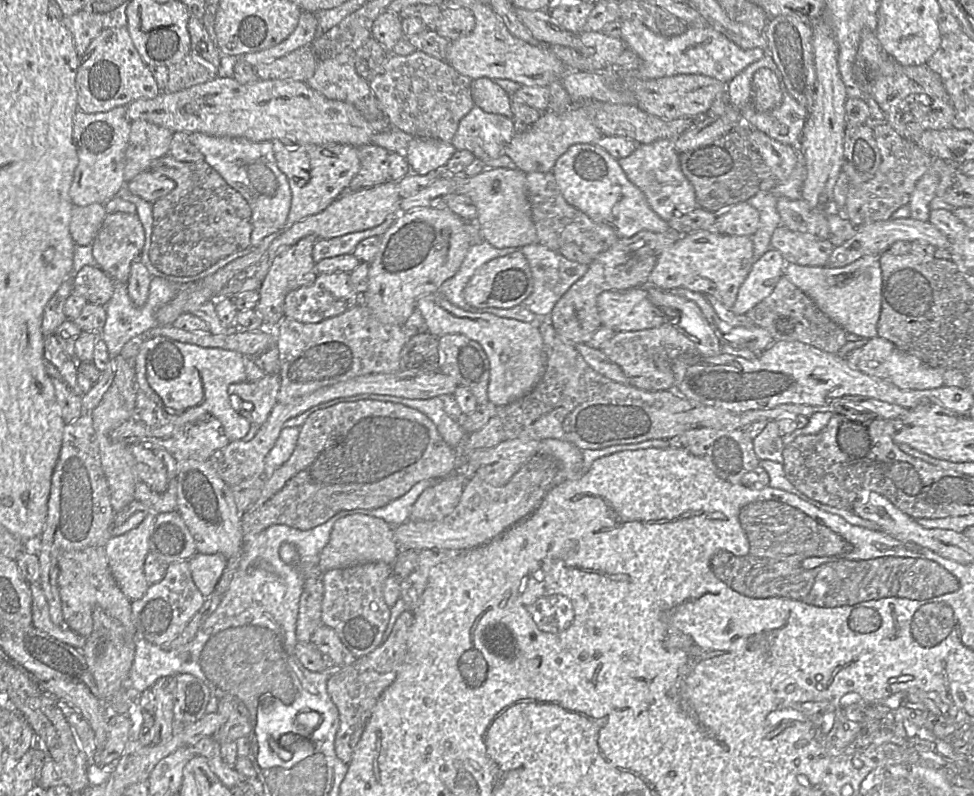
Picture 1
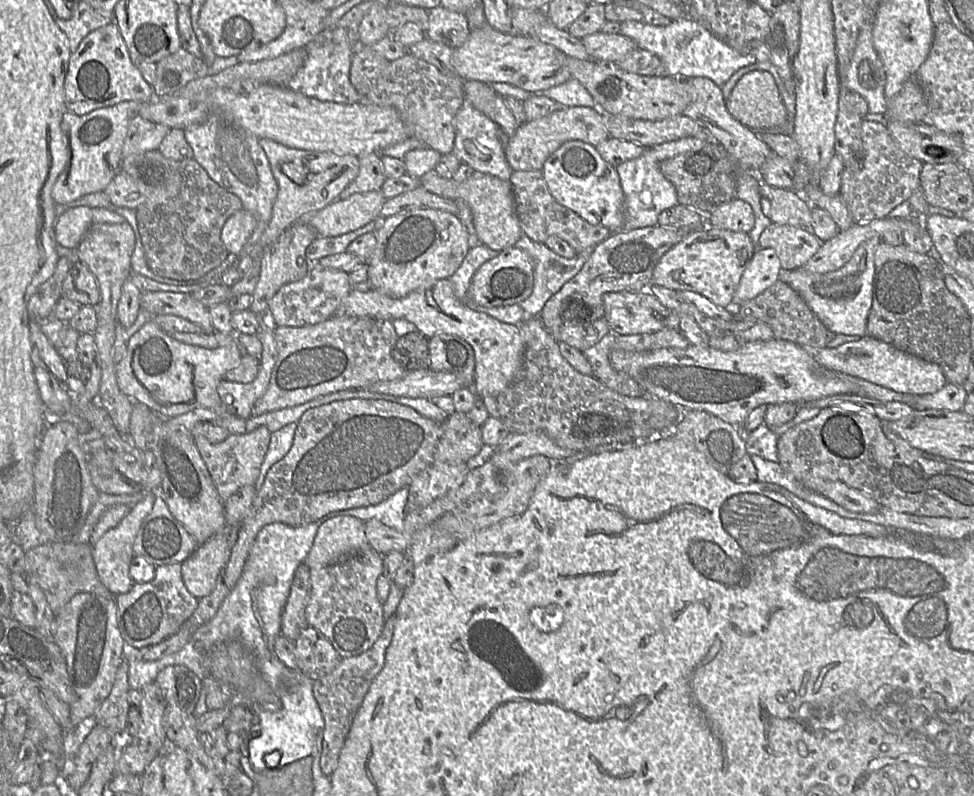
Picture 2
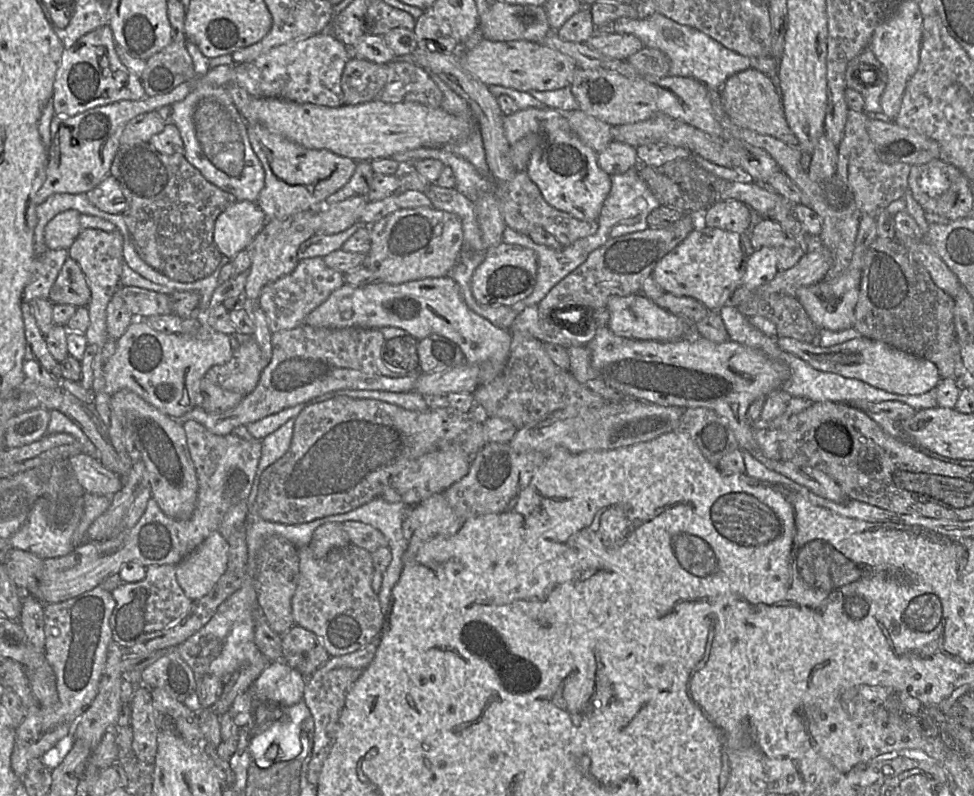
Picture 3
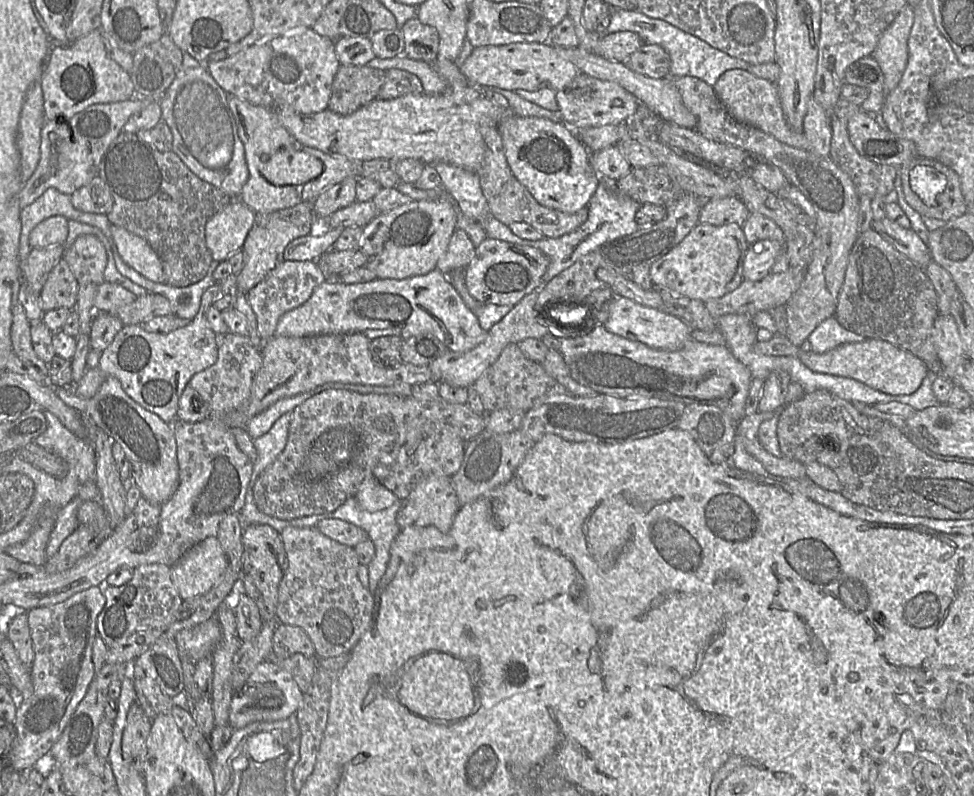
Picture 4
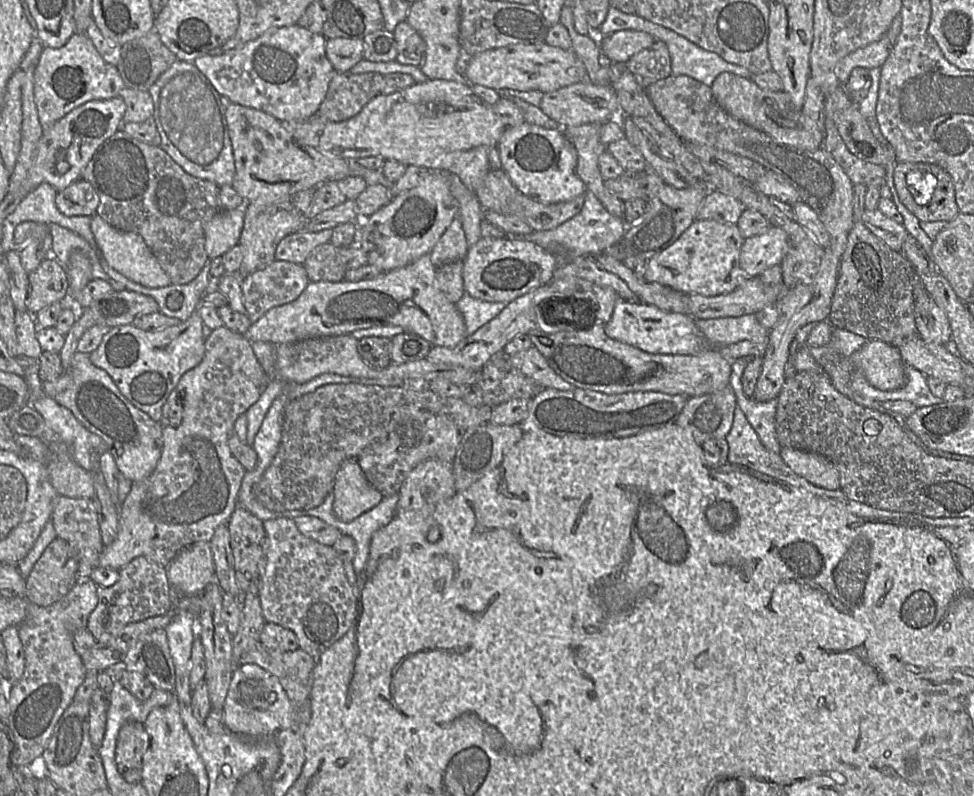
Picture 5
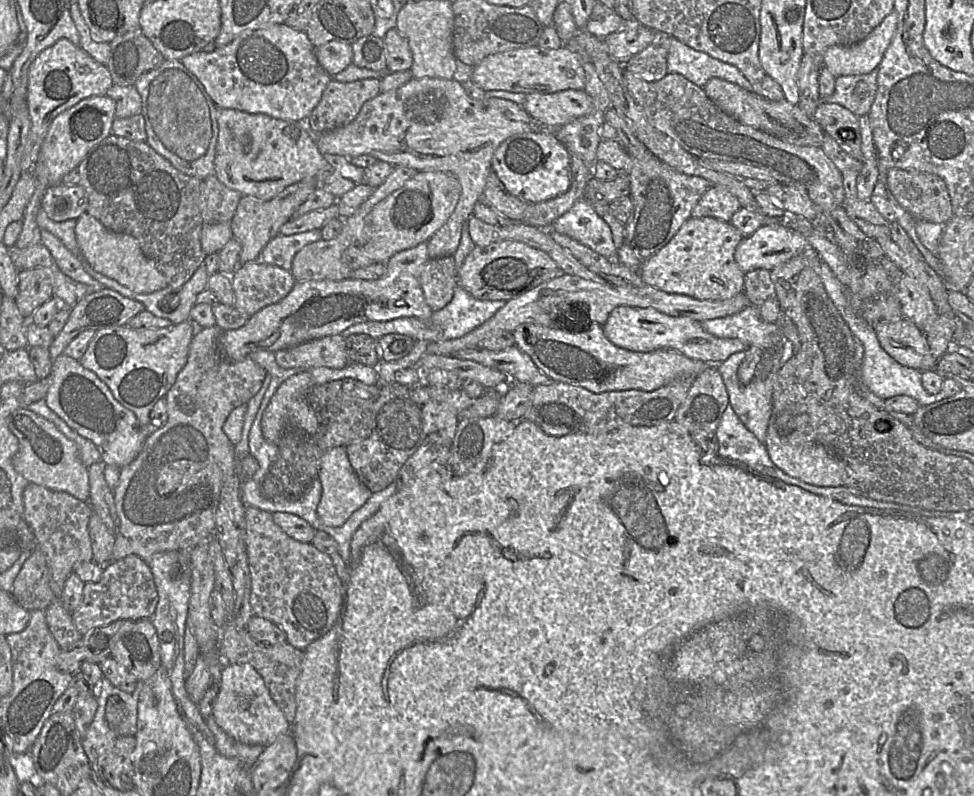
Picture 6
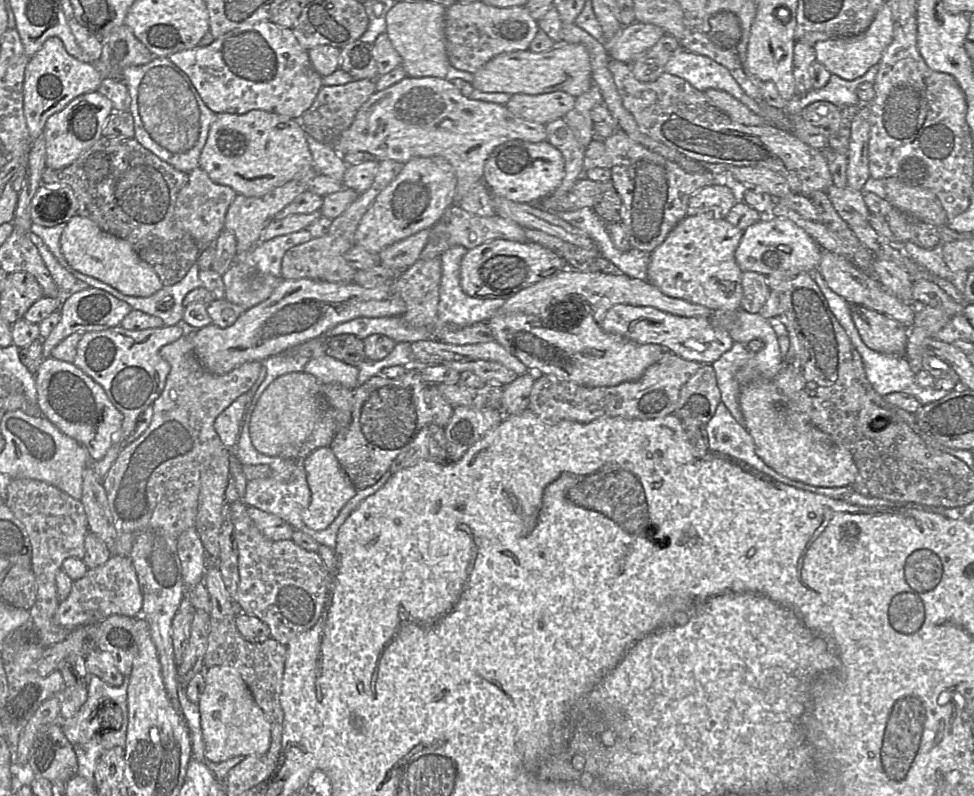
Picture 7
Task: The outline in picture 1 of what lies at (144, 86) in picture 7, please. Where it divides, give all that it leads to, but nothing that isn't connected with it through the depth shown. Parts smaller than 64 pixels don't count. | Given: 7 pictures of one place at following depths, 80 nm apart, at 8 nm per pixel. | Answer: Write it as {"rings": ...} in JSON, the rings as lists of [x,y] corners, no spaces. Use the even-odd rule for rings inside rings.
{"rings":[[[201,132],[189,133],[193,145],[209,164],[251,208],[252,231],[249,246],[261,241],[284,227],[291,207],[291,189],[287,176],[278,168],[271,141],[254,142],[242,137],[219,137]]]}

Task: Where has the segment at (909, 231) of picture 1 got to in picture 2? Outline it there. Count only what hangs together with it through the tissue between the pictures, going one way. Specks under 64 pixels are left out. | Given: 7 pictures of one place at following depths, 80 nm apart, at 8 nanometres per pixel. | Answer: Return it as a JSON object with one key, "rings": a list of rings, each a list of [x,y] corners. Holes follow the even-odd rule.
{"rings":[[[881,218],[865,223],[853,224],[848,230],[839,232],[835,237],[828,241],[822,242],[817,253],[801,268],[812,273],[824,274],[833,272],[842,268],[852,257],[856,249],[861,243],[871,238],[879,237],[882,240],[883,234],[896,229],[903,230],[905,228],[905,220],[907,218]]]}

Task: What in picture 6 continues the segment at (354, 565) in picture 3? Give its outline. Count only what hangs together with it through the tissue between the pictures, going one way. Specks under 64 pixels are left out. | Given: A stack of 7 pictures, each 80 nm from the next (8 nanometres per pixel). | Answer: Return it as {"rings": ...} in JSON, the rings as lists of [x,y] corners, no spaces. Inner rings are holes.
{"rings":[[[246,505],[246,555],[251,576],[250,604],[255,616],[267,619],[287,636],[287,643],[304,650],[330,631],[340,620],[345,603],[345,584],[337,574],[331,557],[311,543],[287,535],[273,520],[272,514]]]}

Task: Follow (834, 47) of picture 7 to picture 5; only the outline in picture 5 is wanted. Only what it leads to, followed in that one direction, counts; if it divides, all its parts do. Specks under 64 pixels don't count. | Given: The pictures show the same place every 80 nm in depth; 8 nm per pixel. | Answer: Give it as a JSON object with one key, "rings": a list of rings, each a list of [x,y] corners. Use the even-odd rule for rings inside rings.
{"rings":[[[887,35],[880,40],[862,47],[840,60],[835,66],[835,74],[841,84],[848,81],[851,71],[856,67],[873,69],[881,67],[886,61],[891,44]]]}

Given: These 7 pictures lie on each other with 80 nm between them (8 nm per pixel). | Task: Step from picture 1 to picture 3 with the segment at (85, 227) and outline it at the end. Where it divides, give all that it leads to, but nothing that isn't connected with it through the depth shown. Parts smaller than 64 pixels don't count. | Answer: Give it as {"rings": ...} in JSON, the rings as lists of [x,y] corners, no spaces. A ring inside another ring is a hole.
{"rings":[[[67,210],[51,219],[44,229],[46,247],[50,250],[68,250],[82,231],[81,215],[77,210]]]}

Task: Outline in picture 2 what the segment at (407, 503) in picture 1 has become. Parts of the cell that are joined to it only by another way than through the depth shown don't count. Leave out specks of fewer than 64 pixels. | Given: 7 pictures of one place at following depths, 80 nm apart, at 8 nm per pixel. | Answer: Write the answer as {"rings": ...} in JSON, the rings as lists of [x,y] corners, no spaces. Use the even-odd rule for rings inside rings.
{"rings":[[[404,487],[384,501],[371,506],[348,509],[340,516],[353,516],[363,521],[376,519],[397,531],[404,531],[408,488]]]}

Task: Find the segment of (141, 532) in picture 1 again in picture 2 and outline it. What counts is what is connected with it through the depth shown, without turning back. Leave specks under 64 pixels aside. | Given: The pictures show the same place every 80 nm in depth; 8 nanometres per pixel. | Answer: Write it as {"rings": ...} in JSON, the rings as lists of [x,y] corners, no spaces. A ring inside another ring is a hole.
{"rings":[[[147,492],[115,527],[105,532],[93,545],[93,558],[100,581],[115,596],[129,592],[135,583],[129,574],[135,557],[133,544],[143,520],[152,510],[154,500],[153,493]]]}

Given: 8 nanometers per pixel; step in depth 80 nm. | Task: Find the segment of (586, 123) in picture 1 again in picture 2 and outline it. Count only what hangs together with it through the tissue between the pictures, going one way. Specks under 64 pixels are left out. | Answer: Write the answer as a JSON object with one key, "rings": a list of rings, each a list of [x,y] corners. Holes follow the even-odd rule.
{"rings":[[[560,106],[555,112],[519,125],[505,146],[506,160],[514,172],[541,171],[545,161],[565,142],[577,140],[594,147],[609,138],[604,114],[598,108]]]}

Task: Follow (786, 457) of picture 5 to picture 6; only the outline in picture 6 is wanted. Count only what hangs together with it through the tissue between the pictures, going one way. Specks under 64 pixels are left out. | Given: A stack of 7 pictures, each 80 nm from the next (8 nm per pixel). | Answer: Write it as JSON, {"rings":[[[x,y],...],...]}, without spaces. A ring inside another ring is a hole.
{"rings":[[[770,421],[764,445],[772,462],[794,478],[821,487],[846,485],[848,471],[844,461],[825,446],[809,440],[801,432],[794,431],[789,435],[781,435]]]}

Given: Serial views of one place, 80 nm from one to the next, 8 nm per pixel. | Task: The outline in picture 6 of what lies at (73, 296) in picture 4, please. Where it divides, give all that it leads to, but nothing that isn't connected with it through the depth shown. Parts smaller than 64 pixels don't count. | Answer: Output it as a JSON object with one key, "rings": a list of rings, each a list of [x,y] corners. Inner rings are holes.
{"rings":[[[37,267],[18,272],[18,295],[15,304],[20,314],[30,319],[35,310],[50,300],[53,295],[53,272],[44,267]]]}

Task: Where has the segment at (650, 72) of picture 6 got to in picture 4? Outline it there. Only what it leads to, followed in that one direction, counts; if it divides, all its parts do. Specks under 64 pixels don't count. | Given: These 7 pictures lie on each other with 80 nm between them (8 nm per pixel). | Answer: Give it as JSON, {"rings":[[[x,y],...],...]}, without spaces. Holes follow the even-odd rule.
{"rings":[[[645,44],[626,60],[633,71],[651,78],[665,78],[670,75],[671,58],[660,45]]]}

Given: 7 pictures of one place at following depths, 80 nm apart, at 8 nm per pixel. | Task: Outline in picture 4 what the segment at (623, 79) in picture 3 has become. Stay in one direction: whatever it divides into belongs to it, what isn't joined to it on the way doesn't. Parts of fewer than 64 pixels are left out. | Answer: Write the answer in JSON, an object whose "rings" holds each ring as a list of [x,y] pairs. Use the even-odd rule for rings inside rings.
{"rings":[[[579,73],[570,84],[557,91],[556,101],[562,122],[573,129],[607,124],[622,125],[636,113],[640,104],[634,95],[619,84],[584,73]]]}

